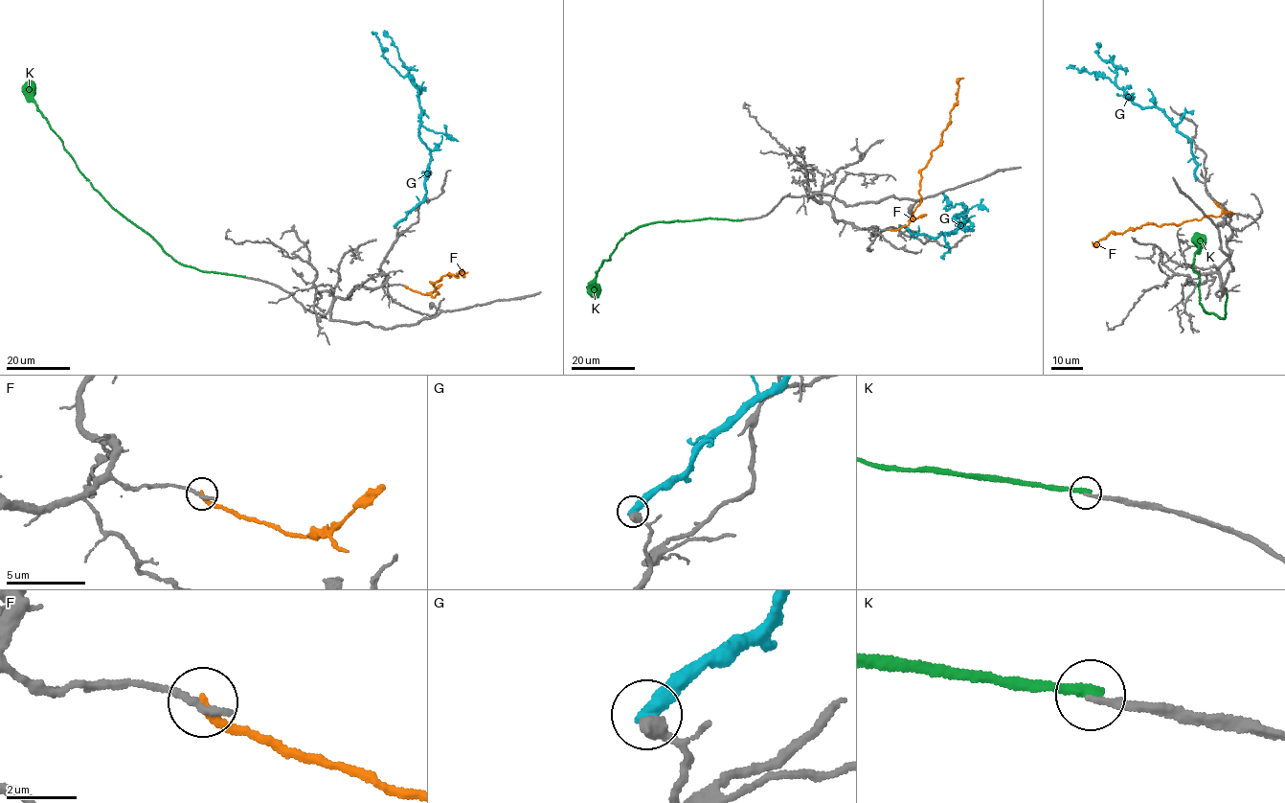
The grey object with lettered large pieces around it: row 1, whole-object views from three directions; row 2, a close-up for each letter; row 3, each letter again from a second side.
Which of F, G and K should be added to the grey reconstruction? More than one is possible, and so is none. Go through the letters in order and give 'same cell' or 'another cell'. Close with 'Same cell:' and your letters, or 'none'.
F: another cell
G: another cell
K: another cell
Same cell: none

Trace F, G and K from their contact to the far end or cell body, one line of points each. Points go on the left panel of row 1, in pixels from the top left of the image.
F: (405, 286), (434, 297), (438, 292), (432, 283), (448, 273), (457, 275), (462, 269), (462, 274), (467, 272)
G: (394, 226), (423, 199), (430, 152), (418, 134), (417, 89), (383, 57), (378, 39), (372, 34)
K: (244, 277), (203, 272), (179, 264), (146, 232), (128, 220), (80, 172), (39, 110), (31, 86), (26, 83)

